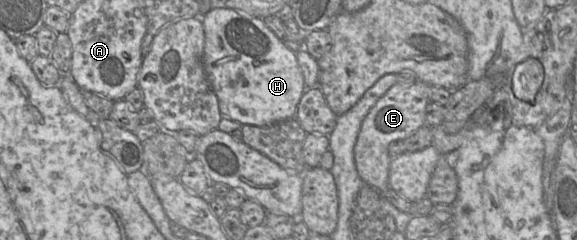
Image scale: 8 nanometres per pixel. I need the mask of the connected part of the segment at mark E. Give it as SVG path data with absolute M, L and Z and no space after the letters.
M417 80L414 83L395 83L372 107L362 122L354 147L354 159L362 180L385 192L389 186L389 168L392 157L388 146L393 141L404 140L426 125L426 107L430 100L431 85Z

